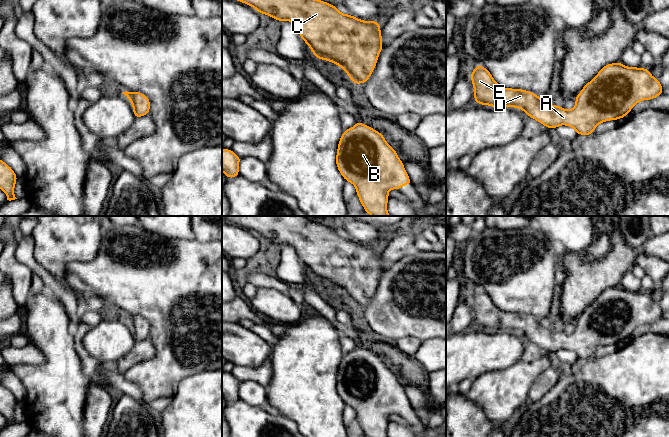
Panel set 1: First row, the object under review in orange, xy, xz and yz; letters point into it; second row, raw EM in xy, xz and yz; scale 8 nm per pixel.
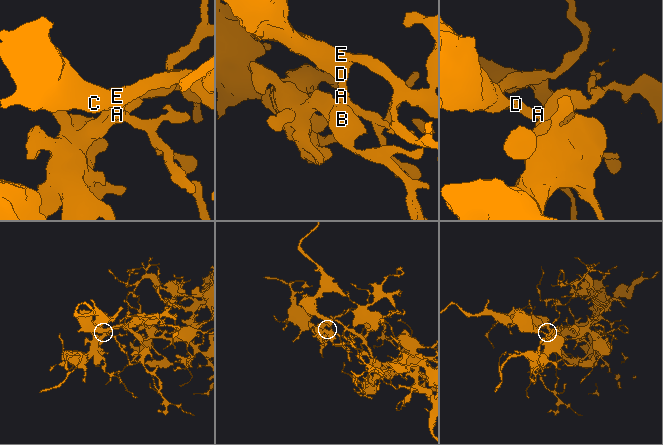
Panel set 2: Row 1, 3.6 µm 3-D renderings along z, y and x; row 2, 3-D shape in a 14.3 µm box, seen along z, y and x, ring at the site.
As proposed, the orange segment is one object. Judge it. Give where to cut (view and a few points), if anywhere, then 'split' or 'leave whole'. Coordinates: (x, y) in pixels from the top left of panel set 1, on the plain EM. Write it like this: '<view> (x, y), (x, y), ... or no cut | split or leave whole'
no cut | leave whole

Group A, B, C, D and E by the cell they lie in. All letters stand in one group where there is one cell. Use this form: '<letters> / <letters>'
A B C D E

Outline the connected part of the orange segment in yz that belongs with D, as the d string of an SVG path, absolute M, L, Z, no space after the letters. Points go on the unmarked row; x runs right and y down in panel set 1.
M621 286L602 291L575 321L576 328L570 334L551 329L531 315L502 311L489 294L480 289L470 302L475 327L522 333L548 353L565 349L585 360L592 358L602 346L626 341L638 326L663 318L659 303L654 302L649 293L627 291Z

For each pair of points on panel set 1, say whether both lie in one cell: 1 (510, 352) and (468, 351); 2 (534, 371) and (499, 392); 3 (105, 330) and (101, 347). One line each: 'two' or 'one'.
1: one
2: one
3: one

